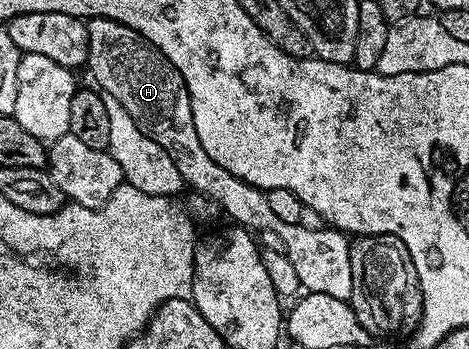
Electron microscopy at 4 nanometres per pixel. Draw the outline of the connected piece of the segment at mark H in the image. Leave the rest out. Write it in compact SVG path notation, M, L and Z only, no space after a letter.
M91 19L86 23L88 29L88 49L90 57L88 60L88 71L94 74L94 79L99 88L111 100L114 100L123 111L126 111L145 134L156 141L157 145L165 150L172 161L176 163L176 168L180 171L180 177L187 188L193 189L197 194L208 197L216 201L223 216L227 215L231 224L245 227L247 231L261 233L264 229L272 229L284 240L286 256L292 263L301 286L307 292L328 293L331 297L349 300L354 295L352 285L352 261L350 260L351 240L343 232L330 225L318 225L322 227L305 227L305 222L288 224L276 217L272 213L271 206L268 205L266 192L260 187L248 185L238 177L232 177L226 169L214 166L212 157L204 153L200 141L196 137L196 125L192 121L192 105L188 97L188 89L180 77L180 73L167 61L158 50L156 50L144 36L128 29L128 25L117 23L111 19Z

